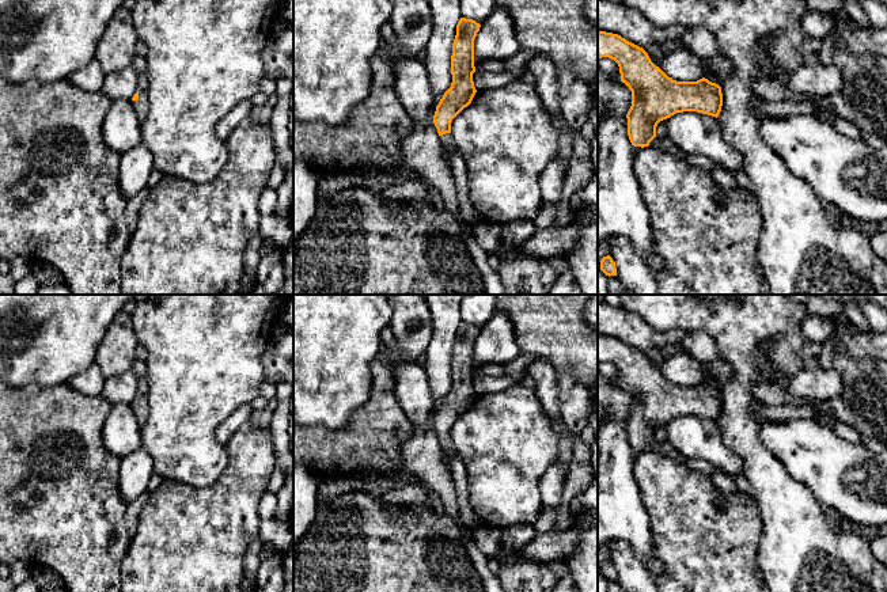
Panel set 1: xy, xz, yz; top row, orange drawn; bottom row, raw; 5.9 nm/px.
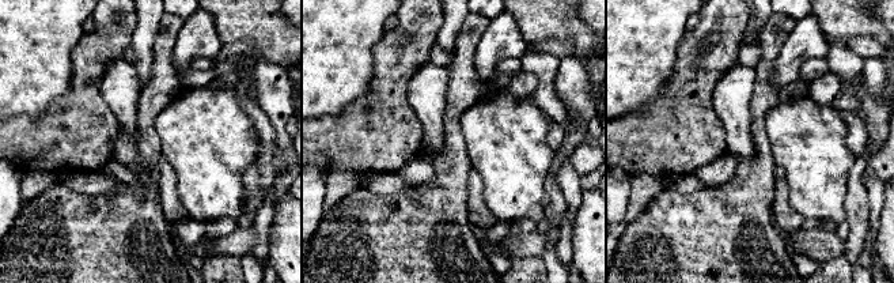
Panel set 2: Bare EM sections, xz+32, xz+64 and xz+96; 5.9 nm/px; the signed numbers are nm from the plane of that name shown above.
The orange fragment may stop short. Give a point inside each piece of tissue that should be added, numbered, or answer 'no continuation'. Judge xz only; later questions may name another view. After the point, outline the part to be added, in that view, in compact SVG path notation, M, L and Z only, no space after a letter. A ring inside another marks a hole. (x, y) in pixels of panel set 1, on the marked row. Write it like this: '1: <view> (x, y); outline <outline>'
1: xz (447, 143); outline M446 133L443 136L439 136L439 140L440 140L440 144L441 144L443 156L448 162L452 152L456 148L455 141L454 141L451 133Z

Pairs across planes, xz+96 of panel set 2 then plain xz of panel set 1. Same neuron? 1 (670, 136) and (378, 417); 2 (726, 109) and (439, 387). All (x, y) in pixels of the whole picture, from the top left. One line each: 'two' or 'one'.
1: one
2: two

